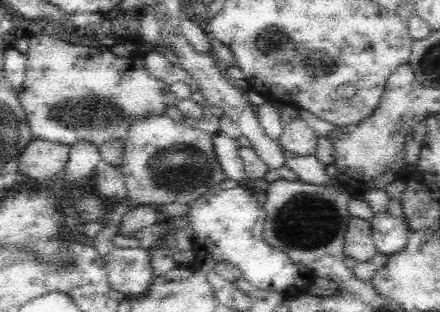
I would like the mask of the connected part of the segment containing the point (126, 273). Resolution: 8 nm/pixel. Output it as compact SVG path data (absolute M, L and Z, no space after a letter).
M117 248L104 257L107 280L111 288L123 295L141 295L148 290L155 275L148 249Z

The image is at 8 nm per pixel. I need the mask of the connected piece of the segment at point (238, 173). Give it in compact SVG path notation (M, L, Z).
M218 131L212 138L212 145L214 145L216 159L218 159L224 175L229 180L248 181L244 171L244 164L238 154L237 140Z

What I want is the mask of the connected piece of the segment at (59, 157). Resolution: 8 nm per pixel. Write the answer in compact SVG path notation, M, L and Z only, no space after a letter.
M34 139L20 154L19 171L28 176L30 182L50 182L52 176L58 178L65 170L70 149L70 145Z

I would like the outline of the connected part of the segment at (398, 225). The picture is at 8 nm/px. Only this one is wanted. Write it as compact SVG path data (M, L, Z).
M376 211L370 223L378 253L392 256L404 250L410 236L410 230L404 220L386 211Z

